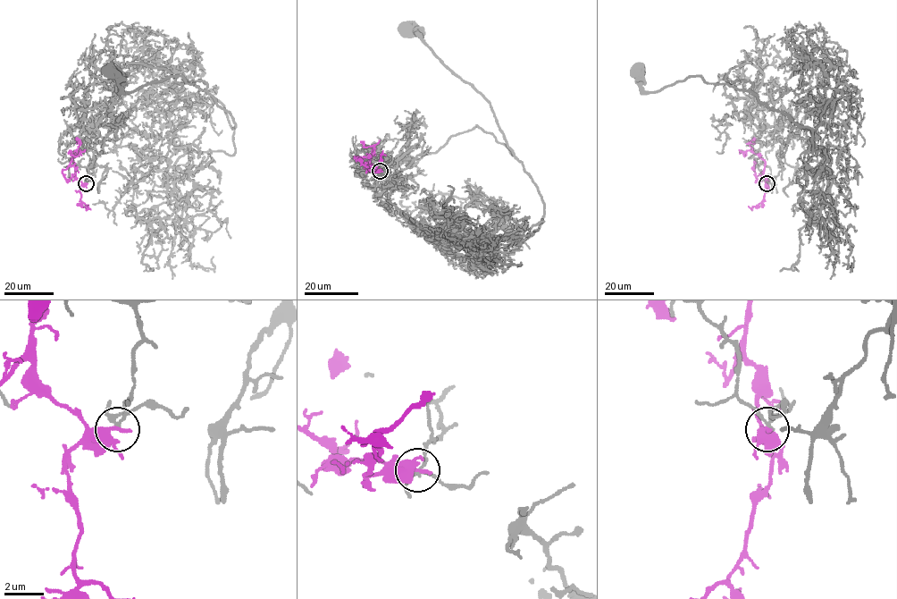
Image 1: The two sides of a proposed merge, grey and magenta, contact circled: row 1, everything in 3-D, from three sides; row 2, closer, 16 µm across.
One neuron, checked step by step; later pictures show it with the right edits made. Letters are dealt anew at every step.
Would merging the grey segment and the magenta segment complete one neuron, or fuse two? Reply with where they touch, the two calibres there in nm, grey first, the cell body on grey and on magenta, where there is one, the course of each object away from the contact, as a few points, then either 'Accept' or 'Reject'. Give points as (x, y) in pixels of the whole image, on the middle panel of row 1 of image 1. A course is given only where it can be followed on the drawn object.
Place: (380, 171). Thickness 150 nm (grey) against 340 nm. Soma of grey: (407, 29). Soma of magenta: none. Course of grey: (380, 171), (476, 125), (513, 156), (407, 28). Course of magenta: (380, 171), (365, 168), (373, 150), (373, 146), (364, 147), (360, 141). Reject

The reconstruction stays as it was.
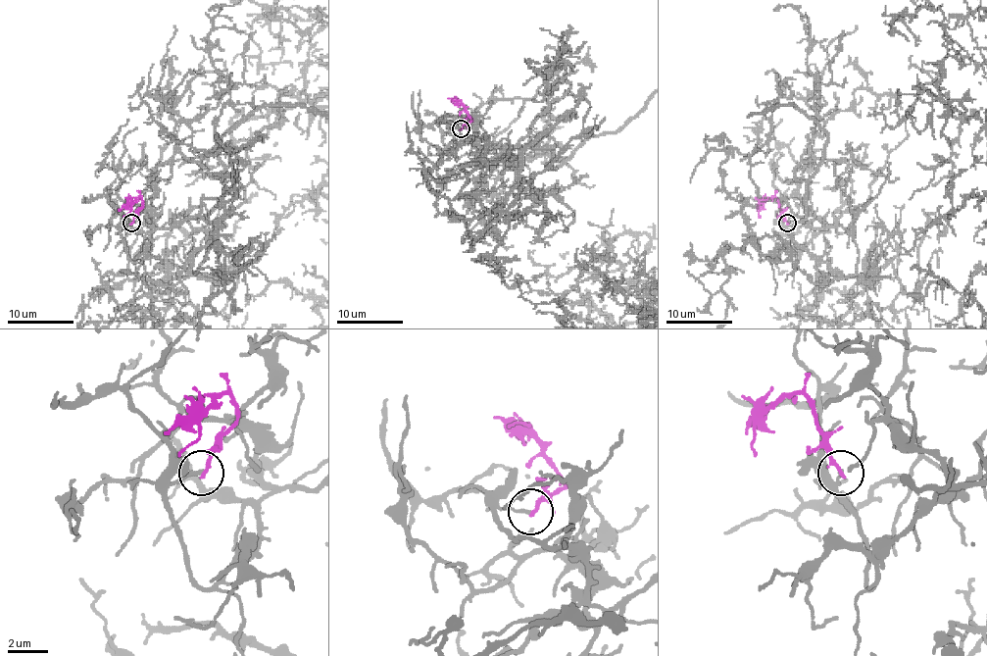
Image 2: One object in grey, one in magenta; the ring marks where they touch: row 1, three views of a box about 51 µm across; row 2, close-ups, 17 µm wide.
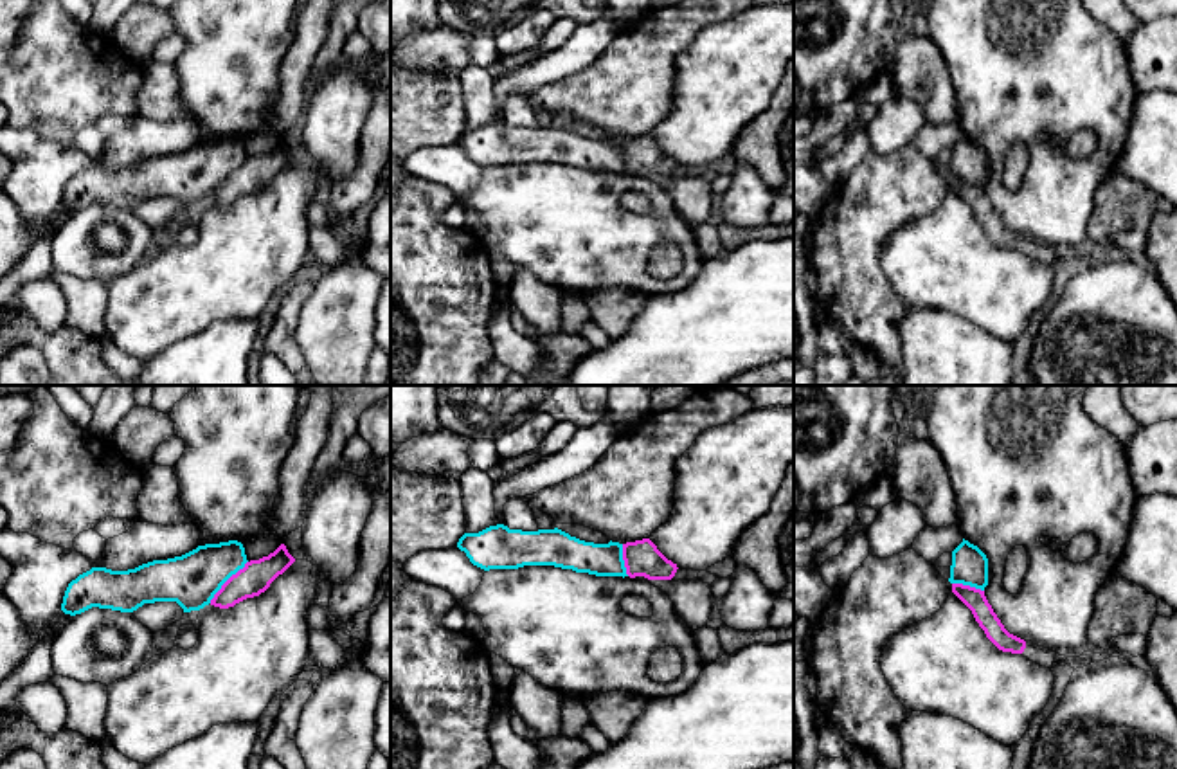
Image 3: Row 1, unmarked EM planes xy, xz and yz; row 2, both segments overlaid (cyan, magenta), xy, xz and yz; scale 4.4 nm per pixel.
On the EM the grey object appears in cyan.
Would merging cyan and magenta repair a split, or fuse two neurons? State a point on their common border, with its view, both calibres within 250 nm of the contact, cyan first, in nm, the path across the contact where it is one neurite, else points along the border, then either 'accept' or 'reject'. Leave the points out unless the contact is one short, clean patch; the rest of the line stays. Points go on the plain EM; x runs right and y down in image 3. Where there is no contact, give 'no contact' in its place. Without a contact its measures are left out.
meets cyan in xy at (227, 175); 240 nm thick on the cyan side, 140 nm on the other; border along xy (247, 157), (209, 199); reject

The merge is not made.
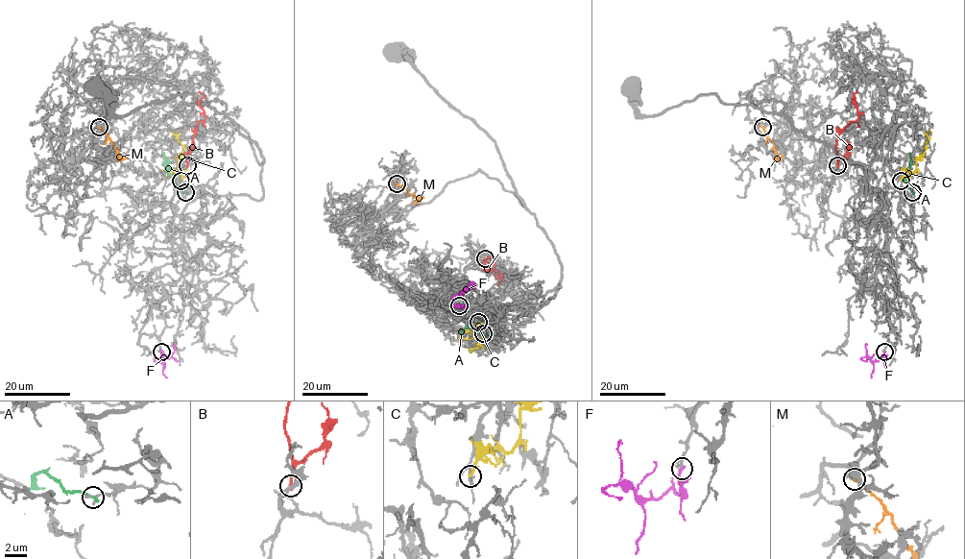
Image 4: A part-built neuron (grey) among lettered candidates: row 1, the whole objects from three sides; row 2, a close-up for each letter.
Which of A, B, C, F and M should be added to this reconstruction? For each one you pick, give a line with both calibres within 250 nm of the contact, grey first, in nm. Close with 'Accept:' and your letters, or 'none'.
F: calibres 190 and 240 nm
Accept: F

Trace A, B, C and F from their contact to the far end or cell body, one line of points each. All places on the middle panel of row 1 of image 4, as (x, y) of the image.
A: (483, 334), (470, 326), (464, 331), (459, 330)
B: (485, 258), (489, 256), (502, 279), (497, 276), (500, 275), (495, 277)
C: (478, 323), (472, 334), (481, 346), (470, 352)
F: (458, 305), (452, 300), (469, 287), (473, 287)

